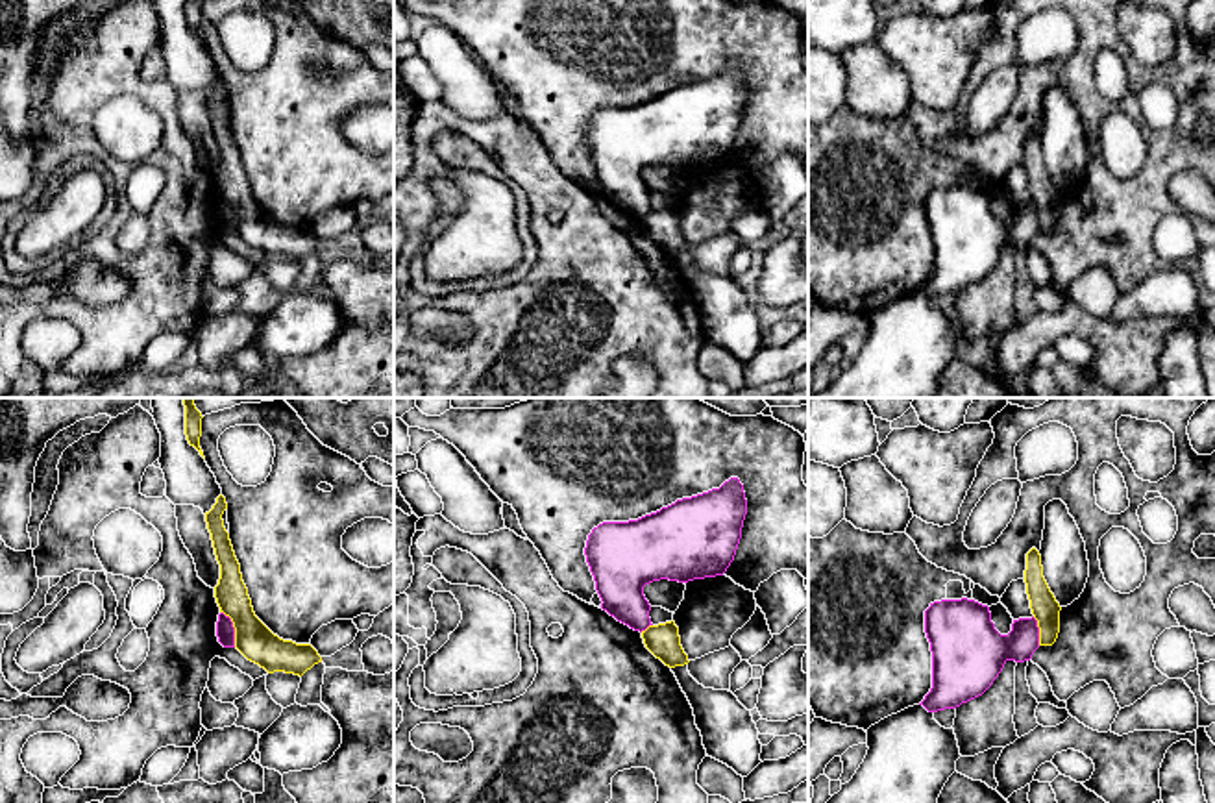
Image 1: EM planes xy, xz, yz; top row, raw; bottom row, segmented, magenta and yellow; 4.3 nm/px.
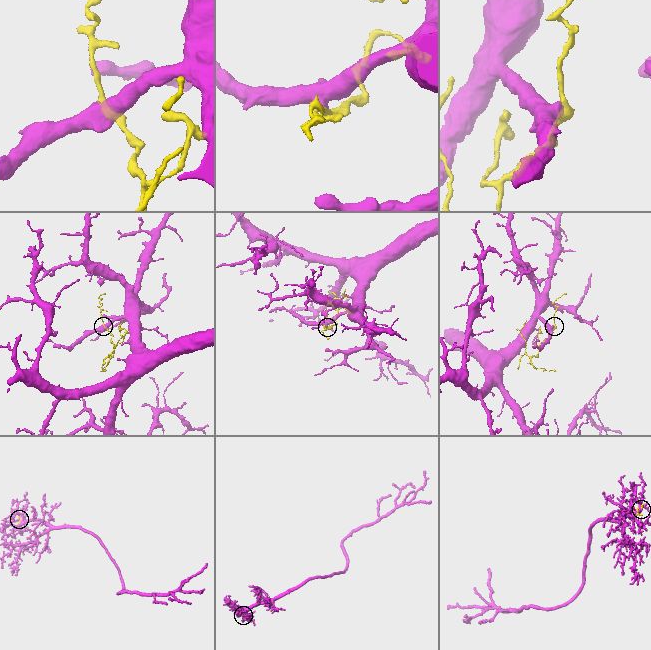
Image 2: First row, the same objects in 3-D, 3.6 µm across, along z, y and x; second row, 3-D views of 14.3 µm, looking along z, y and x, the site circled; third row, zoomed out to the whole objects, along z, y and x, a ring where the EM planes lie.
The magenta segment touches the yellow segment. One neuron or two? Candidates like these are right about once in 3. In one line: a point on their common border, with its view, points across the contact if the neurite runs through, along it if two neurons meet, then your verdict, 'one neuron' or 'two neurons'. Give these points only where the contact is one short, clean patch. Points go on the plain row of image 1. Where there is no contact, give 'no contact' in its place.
xy (233, 213) | along xy (220, 197), (232, 208), (235, 232) | two neurons

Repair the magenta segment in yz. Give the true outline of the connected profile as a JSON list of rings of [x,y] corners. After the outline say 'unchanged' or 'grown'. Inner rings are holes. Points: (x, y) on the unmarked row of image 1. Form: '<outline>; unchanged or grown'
[[[967,183],[930,189],[925,196],[925,218],[932,237],[932,274],[919,290],[928,298],[956,294],[982,281],[1008,246],[1030,246],[1039,233],[1039,213],[1034,202],[1013,205],[1012,216],[1000,220],[991,207],[989,192]]]; unchanged

